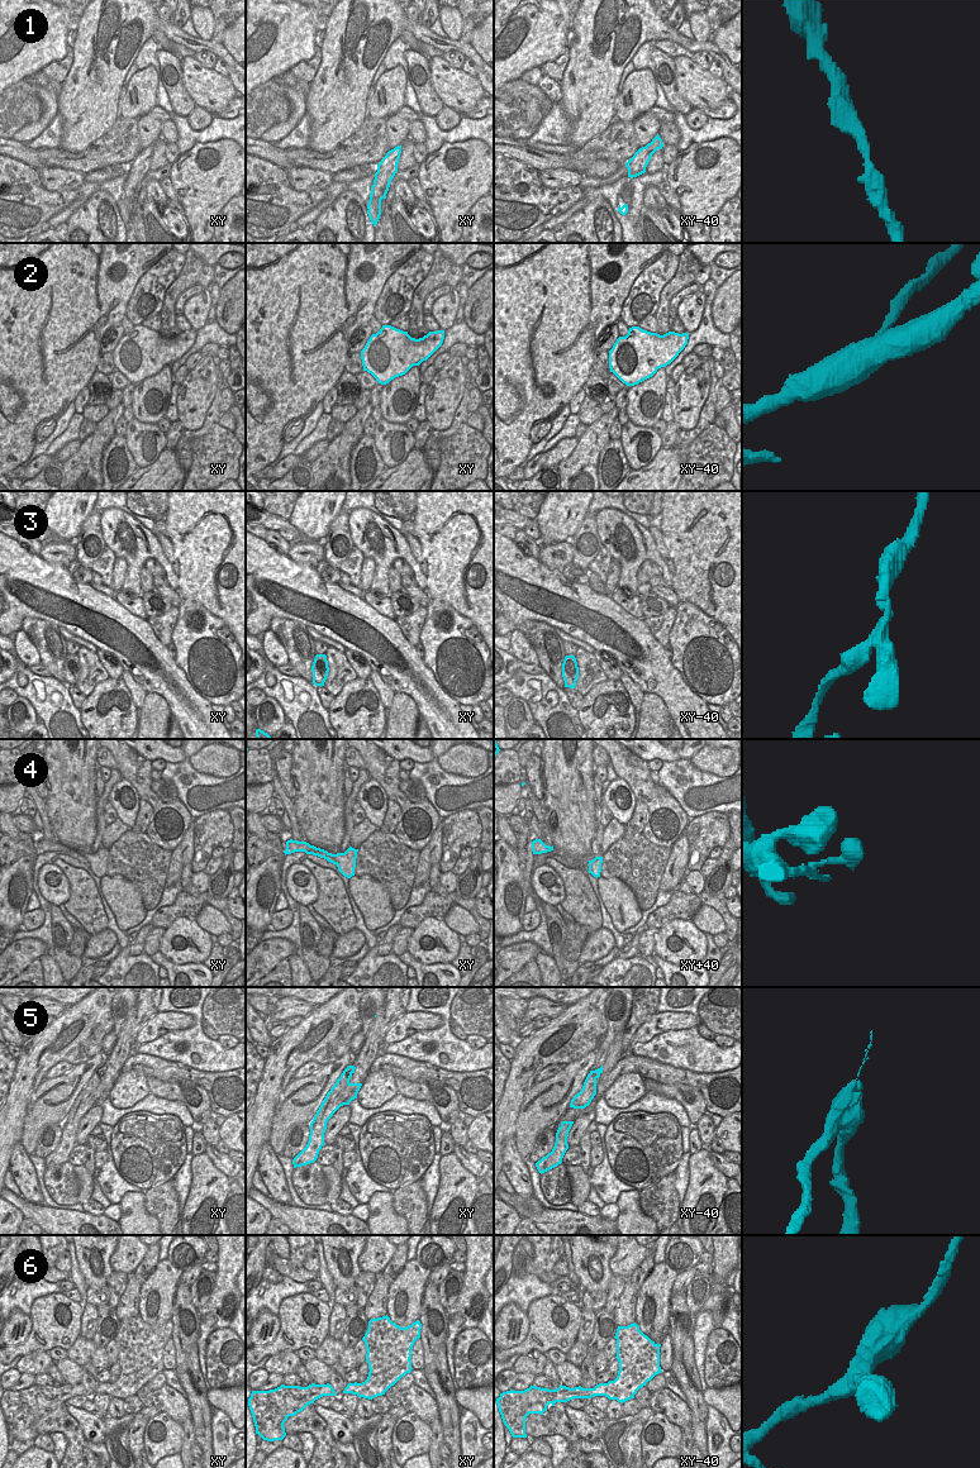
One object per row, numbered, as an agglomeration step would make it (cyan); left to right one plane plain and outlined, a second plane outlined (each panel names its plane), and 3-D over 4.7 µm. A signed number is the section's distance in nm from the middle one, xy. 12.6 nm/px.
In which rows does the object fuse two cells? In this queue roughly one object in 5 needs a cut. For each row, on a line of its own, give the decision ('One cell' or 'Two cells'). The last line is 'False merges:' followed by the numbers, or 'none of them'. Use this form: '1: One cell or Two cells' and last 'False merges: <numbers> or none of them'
1: One cell
2: Two cells
3: Two cells
4: One cell
5: Two cells
6: One cell
False merges: 2, 3, 5.

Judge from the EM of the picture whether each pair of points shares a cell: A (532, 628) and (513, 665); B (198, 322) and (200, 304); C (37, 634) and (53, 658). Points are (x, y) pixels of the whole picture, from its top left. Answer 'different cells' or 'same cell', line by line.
A: different cells
B: same cell
C: same cell

